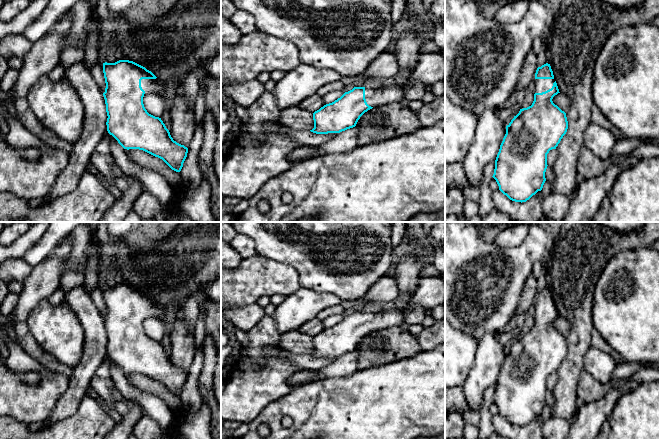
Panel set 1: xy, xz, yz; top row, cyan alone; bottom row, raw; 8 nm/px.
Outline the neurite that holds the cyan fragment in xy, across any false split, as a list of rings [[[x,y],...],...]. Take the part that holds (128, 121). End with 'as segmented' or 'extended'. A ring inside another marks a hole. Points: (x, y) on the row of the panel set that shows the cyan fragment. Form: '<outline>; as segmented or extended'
[[[129,60],[105,62],[103,73],[108,133],[124,149],[143,150],[180,172],[188,148],[174,141],[161,118],[149,114],[143,104],[146,94],[161,95],[167,84]]]; extended

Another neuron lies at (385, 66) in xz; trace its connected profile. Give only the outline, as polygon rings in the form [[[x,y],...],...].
[[[391,49],[380,54],[366,69],[363,76],[383,83],[397,75],[400,67]]]

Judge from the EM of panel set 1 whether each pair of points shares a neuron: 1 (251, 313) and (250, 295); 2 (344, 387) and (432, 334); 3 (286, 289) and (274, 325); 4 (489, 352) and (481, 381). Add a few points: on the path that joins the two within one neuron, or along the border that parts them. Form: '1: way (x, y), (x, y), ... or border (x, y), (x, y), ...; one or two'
1: border (256, 302), (231, 306); two
2: border (434, 346), (421, 351); two
3: border (300, 286), (286, 297); two
4: way (489, 359), (483, 374); one

